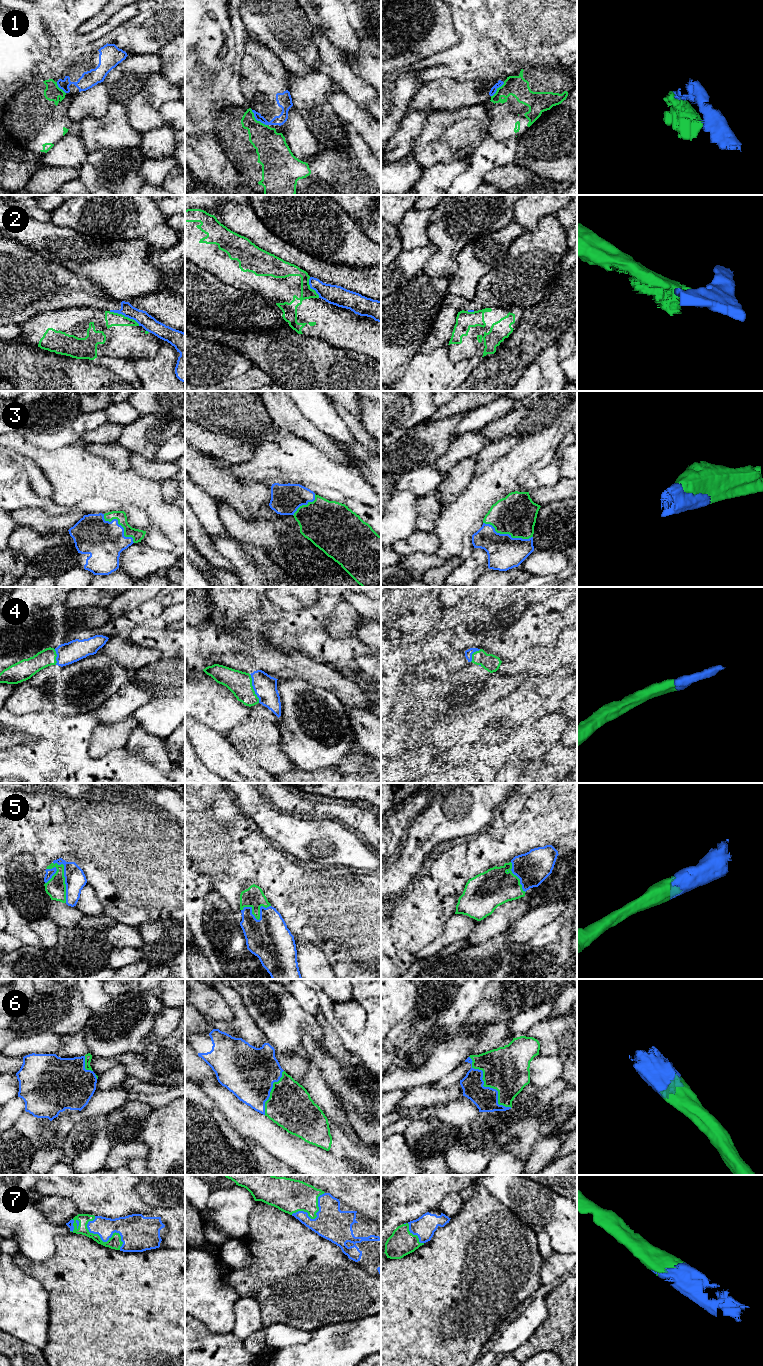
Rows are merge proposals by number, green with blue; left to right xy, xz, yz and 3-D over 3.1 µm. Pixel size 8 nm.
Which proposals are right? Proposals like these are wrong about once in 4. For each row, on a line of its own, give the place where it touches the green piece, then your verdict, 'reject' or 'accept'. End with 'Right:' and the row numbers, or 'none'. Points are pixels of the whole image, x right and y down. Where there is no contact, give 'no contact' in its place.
1: xz (256, 120) | reject
2: xy (123, 315) | reject
3: yz (507, 533) | accept
4: xz (252, 688) | accept
5: xz (258, 919) | accept
6: yz (486, 1086) | accept
7: xy (108, 1240) | accept
Right: 3, 4, 5, 6, 7

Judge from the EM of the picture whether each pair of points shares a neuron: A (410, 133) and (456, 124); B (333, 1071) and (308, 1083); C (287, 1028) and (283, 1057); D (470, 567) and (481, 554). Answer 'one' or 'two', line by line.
A: two
B: two
C: two
D: one

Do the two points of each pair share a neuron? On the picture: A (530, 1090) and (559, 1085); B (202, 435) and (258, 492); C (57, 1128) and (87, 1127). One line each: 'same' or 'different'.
A: same
B: different
C: different

